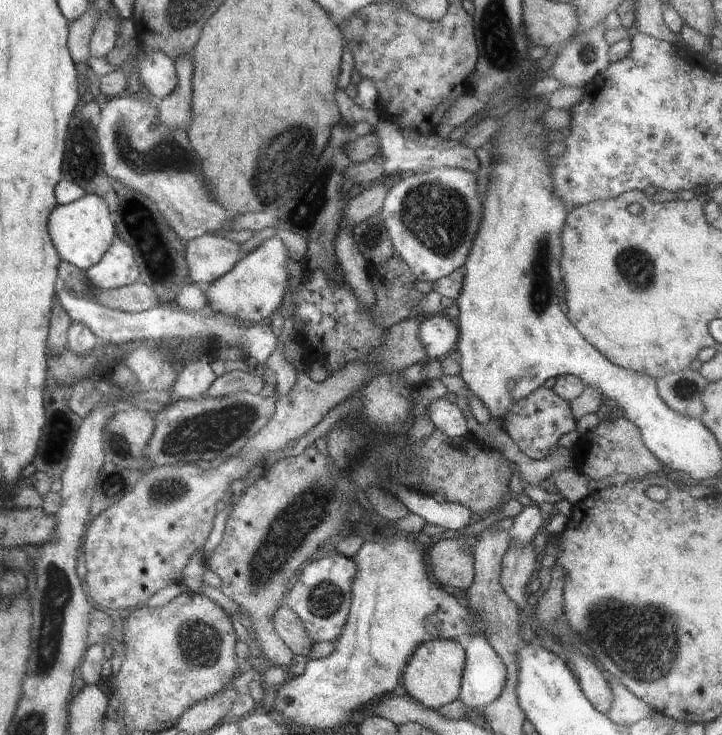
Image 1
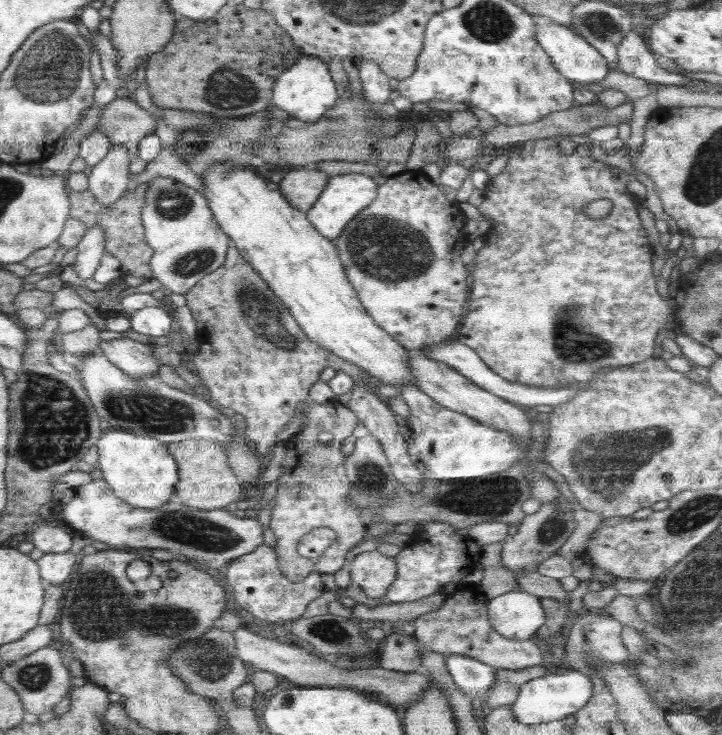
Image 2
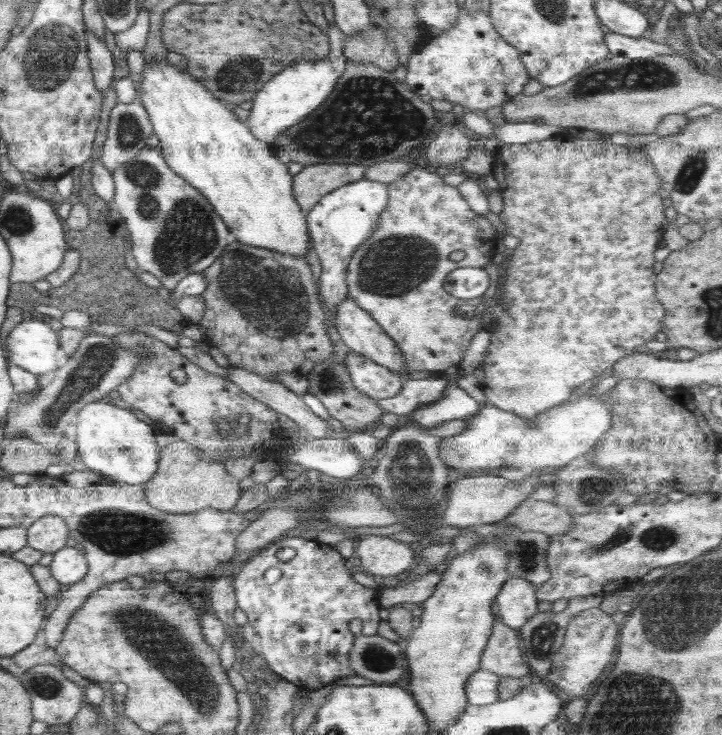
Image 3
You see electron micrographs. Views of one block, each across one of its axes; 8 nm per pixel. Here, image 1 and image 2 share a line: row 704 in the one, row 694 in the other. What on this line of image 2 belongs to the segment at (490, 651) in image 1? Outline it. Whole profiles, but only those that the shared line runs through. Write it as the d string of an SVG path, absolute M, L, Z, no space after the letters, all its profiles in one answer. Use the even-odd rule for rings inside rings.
M464 655L446 656L445 665L456 686L470 700L487 700L487 692L495 679L493 667Z

